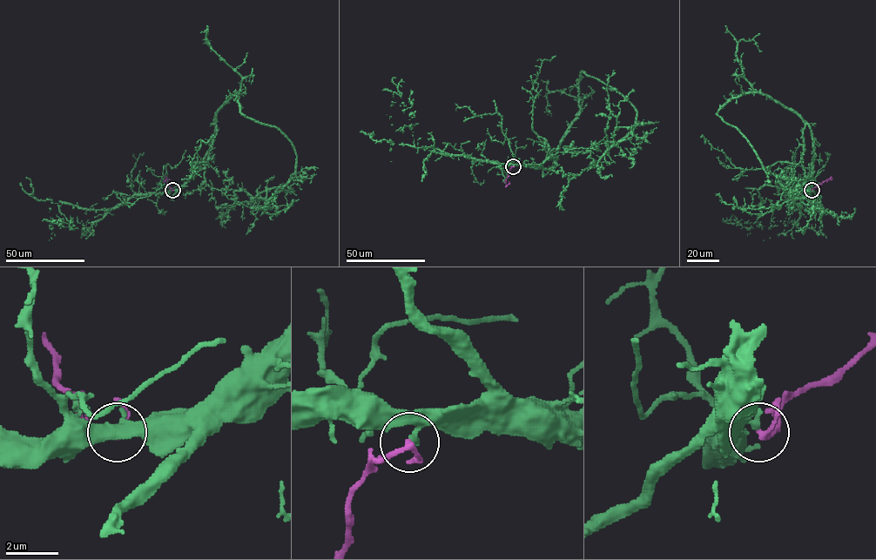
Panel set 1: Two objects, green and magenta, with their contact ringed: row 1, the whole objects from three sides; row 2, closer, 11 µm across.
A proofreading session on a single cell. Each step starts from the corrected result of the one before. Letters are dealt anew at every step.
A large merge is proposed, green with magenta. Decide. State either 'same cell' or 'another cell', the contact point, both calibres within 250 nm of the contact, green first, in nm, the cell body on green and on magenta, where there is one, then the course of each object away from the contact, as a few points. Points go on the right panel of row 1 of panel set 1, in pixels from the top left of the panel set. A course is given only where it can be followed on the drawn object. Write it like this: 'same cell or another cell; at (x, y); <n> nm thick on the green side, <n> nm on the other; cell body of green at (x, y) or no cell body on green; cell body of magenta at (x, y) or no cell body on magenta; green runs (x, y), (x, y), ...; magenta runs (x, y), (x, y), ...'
another cell; at (811, 190); 240 nm thick on the green side, 170 nm on the other; no cell body on green; no cell body on magenta; green runs (811, 190), (812, 135), (797, 113), (761, 92), (717, 113), (794, 199), (818, 208), (813, 179); magenta runs (811, 190), (826, 180)

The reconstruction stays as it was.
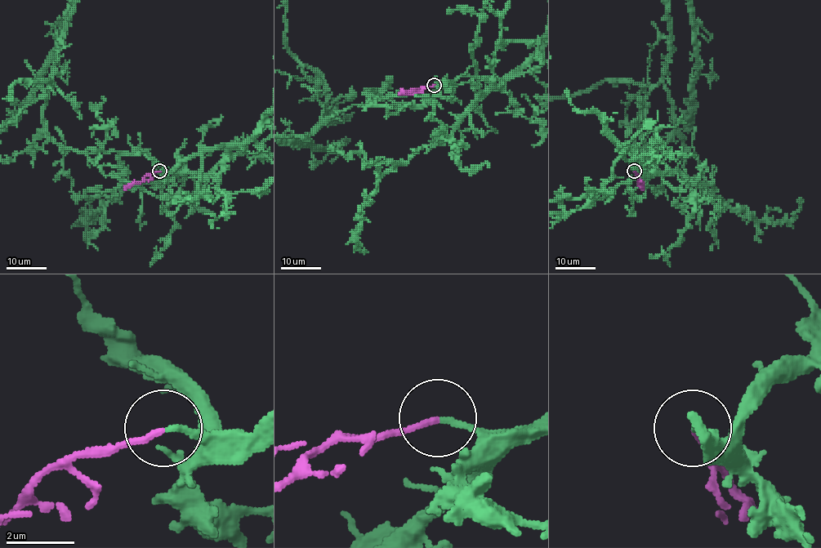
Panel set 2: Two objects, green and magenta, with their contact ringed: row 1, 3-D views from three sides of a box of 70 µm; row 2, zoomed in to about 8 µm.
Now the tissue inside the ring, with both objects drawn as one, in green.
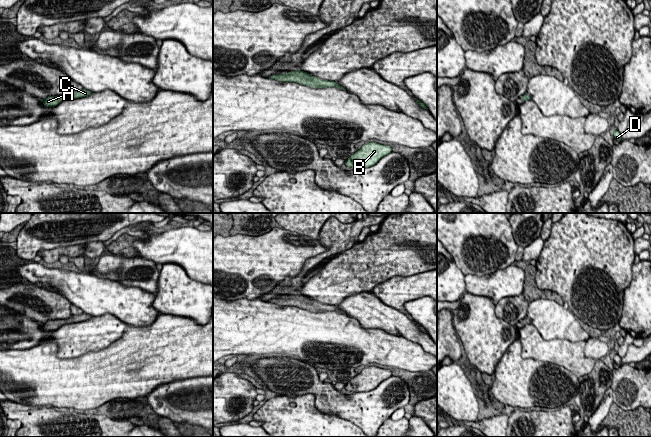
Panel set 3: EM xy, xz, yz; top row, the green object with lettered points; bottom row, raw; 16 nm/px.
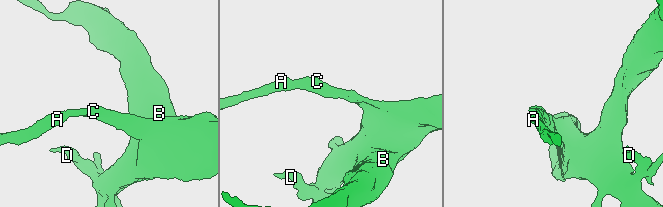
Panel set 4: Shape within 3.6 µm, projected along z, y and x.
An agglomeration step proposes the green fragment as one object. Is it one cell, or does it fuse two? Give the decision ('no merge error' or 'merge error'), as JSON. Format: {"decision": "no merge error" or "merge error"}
{"decision": "no merge error"}

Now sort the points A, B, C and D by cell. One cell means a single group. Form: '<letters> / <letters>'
A B C D

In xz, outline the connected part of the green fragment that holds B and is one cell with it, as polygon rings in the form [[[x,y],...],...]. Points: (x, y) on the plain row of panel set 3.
[[[367,366],[358,375],[353,377],[345,389],[351,392],[368,392],[375,389],[382,381],[392,376],[389,369],[382,369],[376,366]]]

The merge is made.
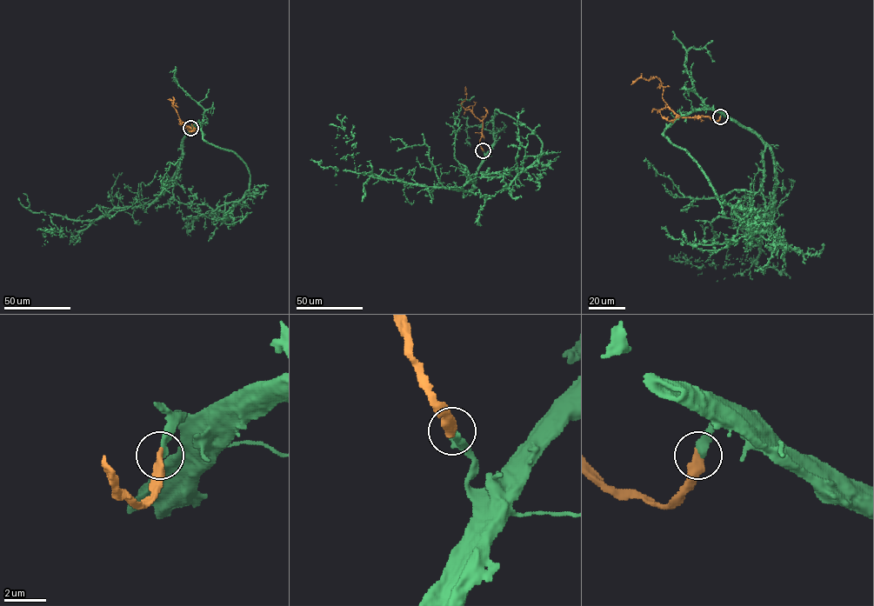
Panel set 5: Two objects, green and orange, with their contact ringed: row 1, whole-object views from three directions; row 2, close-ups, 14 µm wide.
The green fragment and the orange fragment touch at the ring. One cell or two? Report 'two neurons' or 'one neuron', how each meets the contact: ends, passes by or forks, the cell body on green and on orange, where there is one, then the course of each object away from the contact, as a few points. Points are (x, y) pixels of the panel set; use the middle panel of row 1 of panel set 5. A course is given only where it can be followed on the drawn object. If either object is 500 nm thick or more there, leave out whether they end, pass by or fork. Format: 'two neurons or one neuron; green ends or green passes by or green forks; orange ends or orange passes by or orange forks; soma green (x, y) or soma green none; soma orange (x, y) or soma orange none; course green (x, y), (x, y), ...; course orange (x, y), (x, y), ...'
one neuron; green ends; orange ends; soma green none; soma orange none; course green (483, 150), (474, 188), (467, 190), (365, 175), (356, 165), (356, 147), (346, 136), (337, 135), (336, 154); course orange (483, 150), (479, 143), (483, 122), (462, 105), (466, 98), (465, 86)

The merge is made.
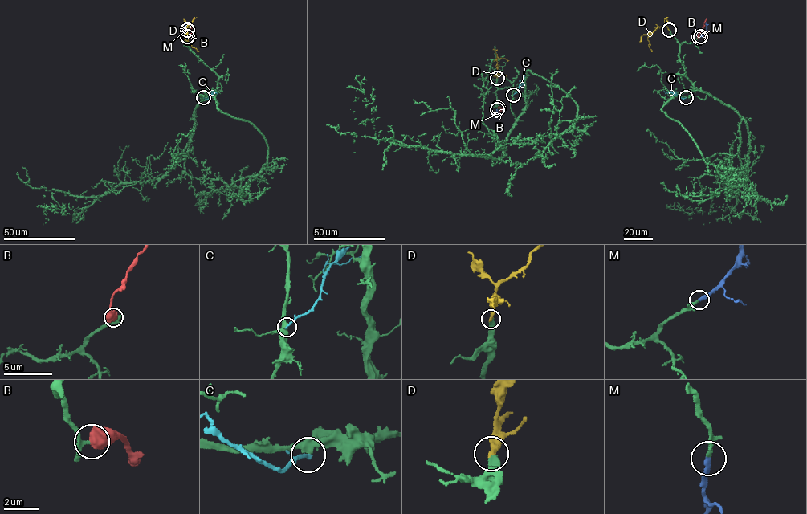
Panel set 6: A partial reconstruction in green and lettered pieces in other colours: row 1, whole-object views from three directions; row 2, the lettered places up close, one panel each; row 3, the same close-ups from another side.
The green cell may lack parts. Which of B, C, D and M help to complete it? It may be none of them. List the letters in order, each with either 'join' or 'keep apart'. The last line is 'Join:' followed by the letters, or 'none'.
B: keep apart
C: keep apart
D: join
M: join
Join: D, M

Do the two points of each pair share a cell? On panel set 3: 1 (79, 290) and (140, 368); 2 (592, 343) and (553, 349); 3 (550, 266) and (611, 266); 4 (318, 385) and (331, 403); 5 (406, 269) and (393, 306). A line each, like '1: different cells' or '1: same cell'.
1: same cell
2: different cells
3: same cell
4: same cell
5: different cells

